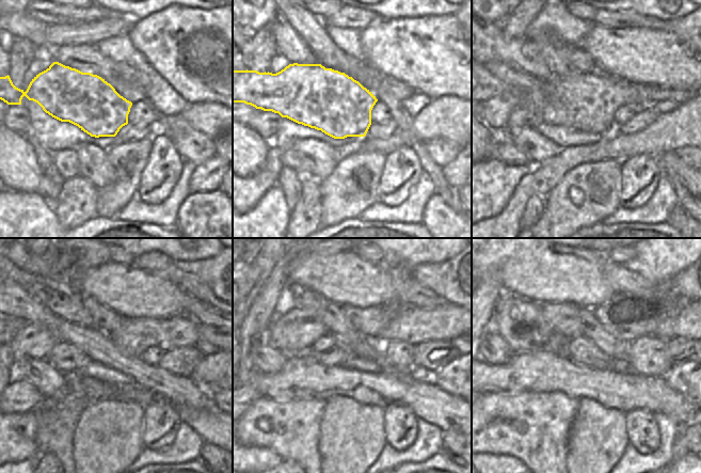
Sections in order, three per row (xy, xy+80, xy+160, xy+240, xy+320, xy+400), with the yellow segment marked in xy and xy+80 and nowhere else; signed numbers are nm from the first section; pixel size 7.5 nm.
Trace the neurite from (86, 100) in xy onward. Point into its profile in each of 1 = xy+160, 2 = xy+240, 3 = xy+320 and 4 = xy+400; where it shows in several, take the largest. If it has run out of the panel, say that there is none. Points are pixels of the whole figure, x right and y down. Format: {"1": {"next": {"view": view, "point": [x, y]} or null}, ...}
{"1": {"next": {"view": "xy+160", "point": [587, 103]}}, "2": {"next": {"view": "xy+240", "point": [133, 335]}}, "3": {"next": {"view": "xy+320", "point": [413, 325]}}, "4": {"next": {"view": "xy+400", "point": [688, 324]}}}

